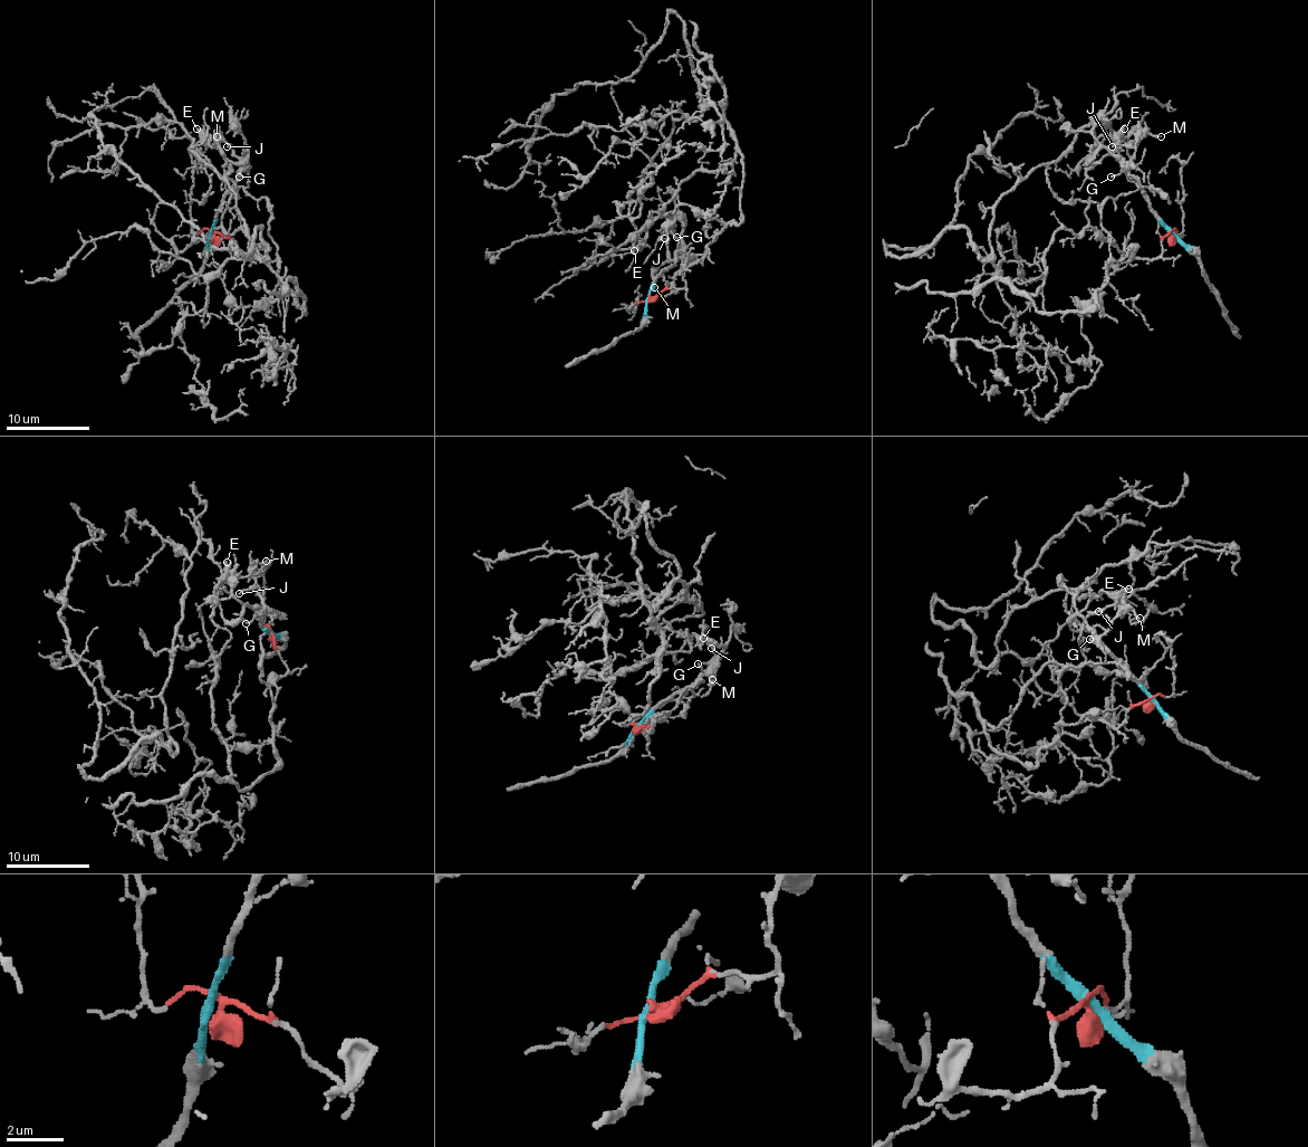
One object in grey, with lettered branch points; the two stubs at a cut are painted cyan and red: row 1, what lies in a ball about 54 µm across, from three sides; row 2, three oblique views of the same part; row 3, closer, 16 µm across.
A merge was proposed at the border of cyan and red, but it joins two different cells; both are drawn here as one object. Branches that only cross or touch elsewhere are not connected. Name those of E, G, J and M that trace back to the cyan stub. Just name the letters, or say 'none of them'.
E, G, J, M

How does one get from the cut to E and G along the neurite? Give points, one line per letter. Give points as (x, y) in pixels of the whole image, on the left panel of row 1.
E: (211, 235), (221, 199), (238, 178), (244, 147), (248, 155), (242, 162), (230, 162), (196, 128)
G: (211, 235), (221, 199), (238, 177)

